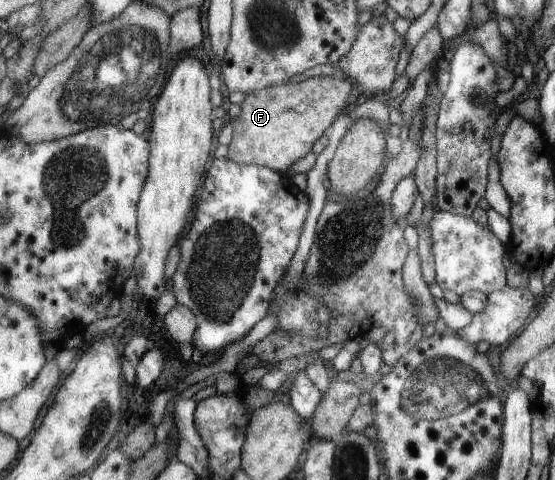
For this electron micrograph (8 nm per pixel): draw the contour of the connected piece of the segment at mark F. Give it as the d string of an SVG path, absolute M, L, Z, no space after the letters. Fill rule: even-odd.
M318 71L289 80L287 83L271 84L266 88L250 91L240 103L239 115L230 119L233 130L225 157L238 164L255 164L285 173L296 159L311 152L311 145L323 135L331 121L337 117L337 113L343 109L349 89L351 83L340 79L337 74Z

